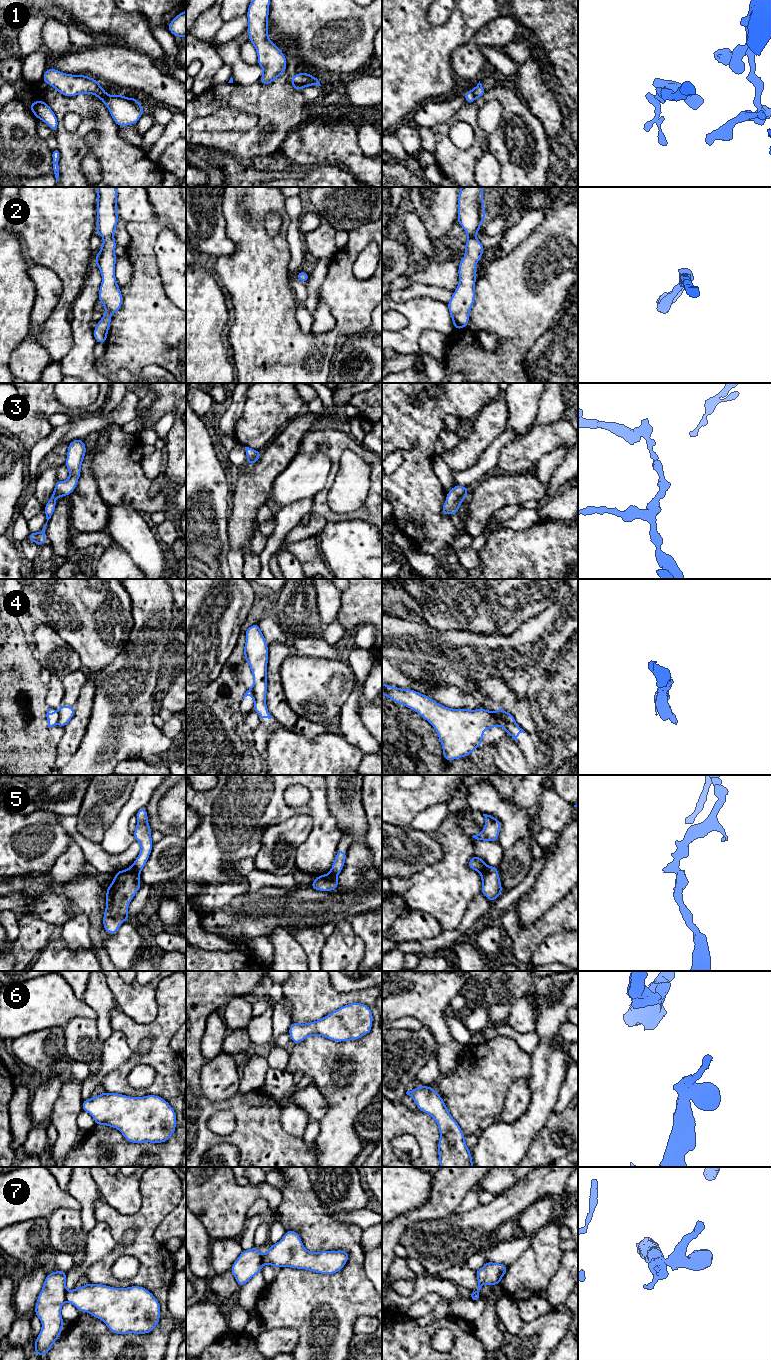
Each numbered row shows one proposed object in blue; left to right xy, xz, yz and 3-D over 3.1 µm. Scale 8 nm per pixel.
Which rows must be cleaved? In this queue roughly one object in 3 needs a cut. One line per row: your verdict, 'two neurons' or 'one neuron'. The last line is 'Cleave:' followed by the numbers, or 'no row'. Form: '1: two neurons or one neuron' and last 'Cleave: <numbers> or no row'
1: two neurons
2: one neuron
3: one neuron
4: two neurons
5: two neurons
6: one neuron
7: two neurons
Cleave: 1, 4, 5, 7

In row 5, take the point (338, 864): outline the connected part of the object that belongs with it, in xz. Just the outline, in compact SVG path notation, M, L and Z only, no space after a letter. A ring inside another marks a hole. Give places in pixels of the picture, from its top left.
M340 849L336 852L336 857L333 862L332 868L330 869L328 875L337 878L337 876L341 873L344 868L344 863L347 857L347 852L344 852Z

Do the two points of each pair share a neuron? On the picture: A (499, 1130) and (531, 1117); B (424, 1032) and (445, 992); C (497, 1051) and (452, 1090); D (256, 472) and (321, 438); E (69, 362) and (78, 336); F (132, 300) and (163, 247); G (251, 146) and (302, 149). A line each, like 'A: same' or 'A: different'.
A: same
B: different
C: same
D: different
E: same
F: different
G: different

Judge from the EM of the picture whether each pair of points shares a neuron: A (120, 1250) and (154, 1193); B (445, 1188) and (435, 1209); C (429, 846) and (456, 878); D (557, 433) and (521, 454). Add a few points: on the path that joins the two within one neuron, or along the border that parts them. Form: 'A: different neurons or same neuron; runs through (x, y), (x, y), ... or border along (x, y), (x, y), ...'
A: same neuron; runs through (137, 1243), (144, 1236), (144, 1222), (152, 1210)
B: same neuron; runs through (445, 1193), (445, 1197), (440, 1204)
C: different neurons; border along (432, 837), (440, 844), (443, 856), (420, 871)
D: same neuron; runs through (548, 437), (540, 440), (530, 448)

